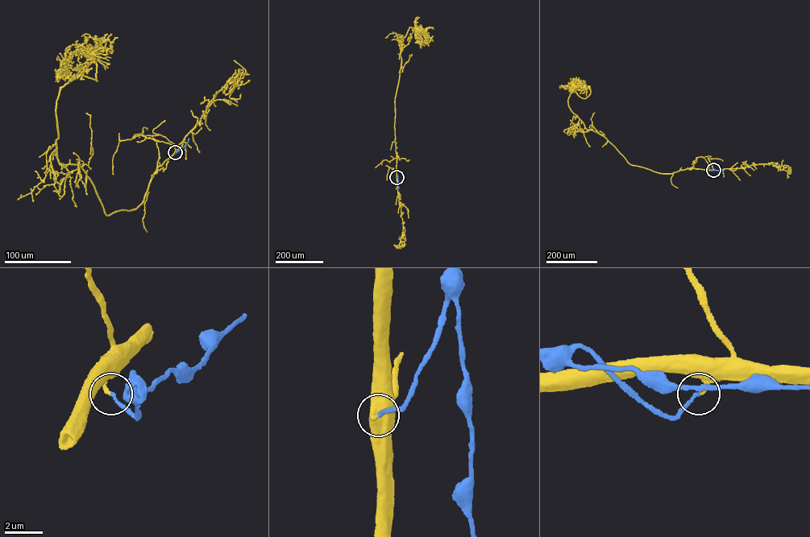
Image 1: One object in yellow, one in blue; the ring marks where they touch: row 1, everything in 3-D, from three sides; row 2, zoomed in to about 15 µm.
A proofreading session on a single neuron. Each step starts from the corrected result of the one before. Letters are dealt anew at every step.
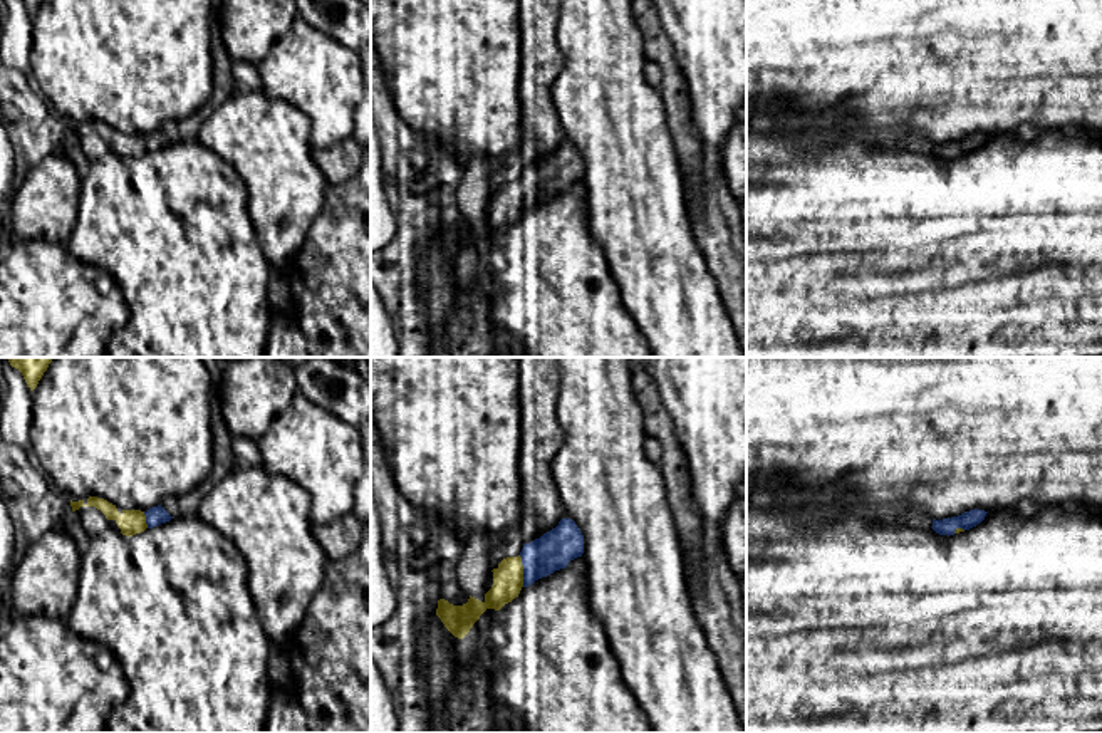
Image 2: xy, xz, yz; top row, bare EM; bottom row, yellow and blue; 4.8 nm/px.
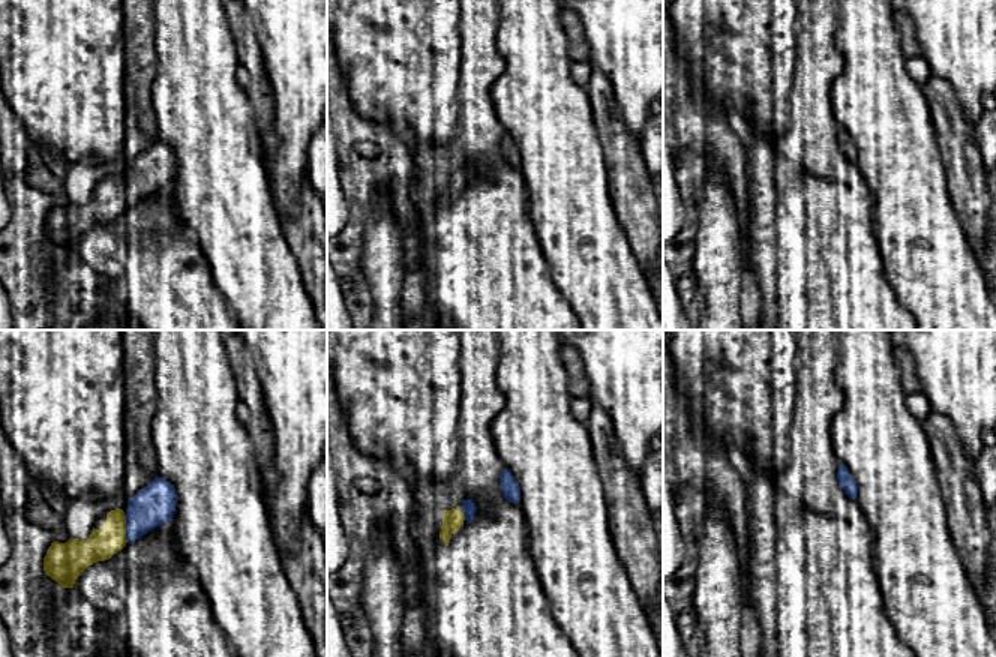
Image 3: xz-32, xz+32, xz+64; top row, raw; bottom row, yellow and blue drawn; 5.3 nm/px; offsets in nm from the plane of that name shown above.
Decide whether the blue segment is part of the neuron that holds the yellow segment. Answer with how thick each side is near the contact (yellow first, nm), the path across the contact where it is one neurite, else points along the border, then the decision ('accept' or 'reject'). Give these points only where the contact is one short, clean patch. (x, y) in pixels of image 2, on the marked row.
calibres 140 and 180 nm; way xz (509, 577), (522, 571), (554, 551); accept

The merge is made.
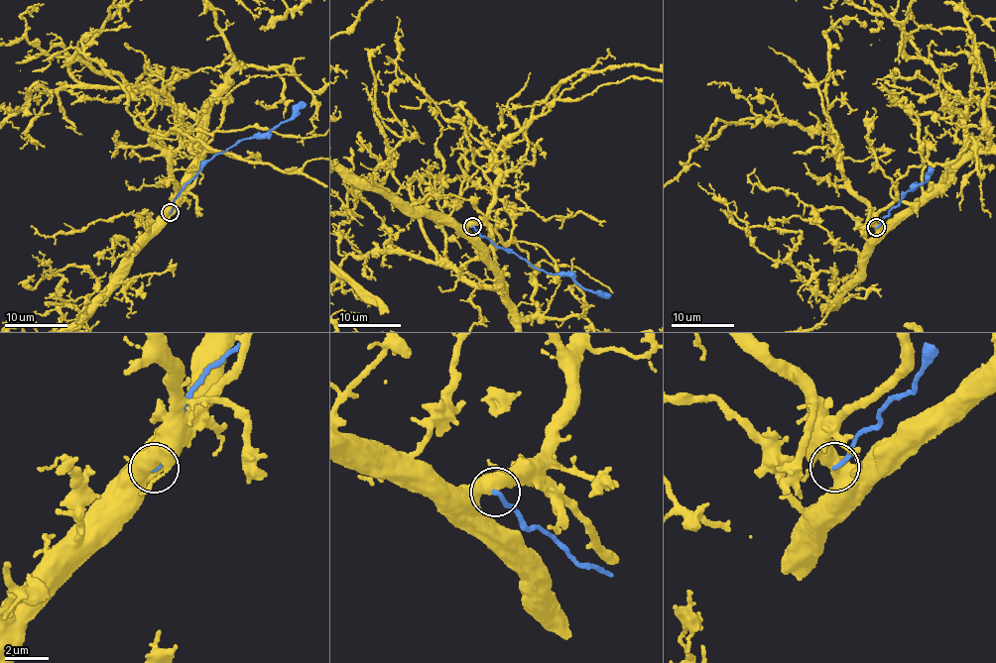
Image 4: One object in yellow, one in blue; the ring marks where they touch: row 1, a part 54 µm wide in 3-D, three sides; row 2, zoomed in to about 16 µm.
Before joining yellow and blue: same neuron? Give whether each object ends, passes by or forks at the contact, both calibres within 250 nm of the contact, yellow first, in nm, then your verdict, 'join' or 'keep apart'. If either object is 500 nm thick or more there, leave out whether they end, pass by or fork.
550 nm thick on the yellow side, 190 nm on the other; keep apart

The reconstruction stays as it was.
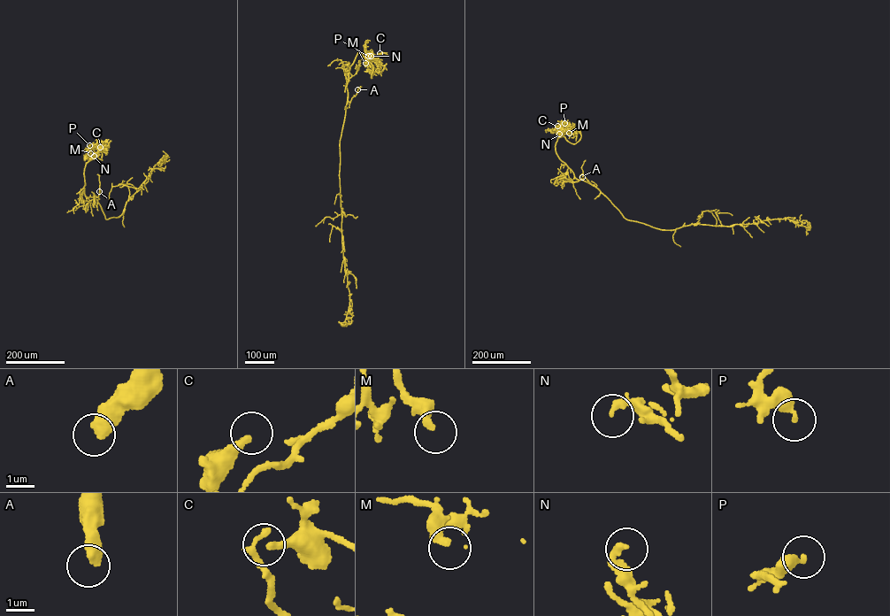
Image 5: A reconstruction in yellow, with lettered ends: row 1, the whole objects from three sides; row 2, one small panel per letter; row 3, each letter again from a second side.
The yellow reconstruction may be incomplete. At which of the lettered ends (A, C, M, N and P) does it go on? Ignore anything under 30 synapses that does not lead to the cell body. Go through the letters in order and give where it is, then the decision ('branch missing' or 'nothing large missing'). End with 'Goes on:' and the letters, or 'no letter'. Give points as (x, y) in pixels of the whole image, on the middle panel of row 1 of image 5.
A: place (357, 89); nothing large missing
C: place (379, 53); nothing large missing
M: place (365, 63); nothing large missing
N: place (371, 56); nothing large missing
P: place (368, 56); nothing large missing
Goes on: no letter

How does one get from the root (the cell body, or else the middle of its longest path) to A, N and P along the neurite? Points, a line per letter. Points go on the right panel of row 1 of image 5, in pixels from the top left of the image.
A: (579, 131), (581, 137), (575, 143), (560, 136), (555, 149), (575, 177), (594, 185), (582, 177)
N: (579, 131), (580, 139), (574, 143), (559, 134)
P: (579, 131), (580, 139), (571, 143), (563, 135), (566, 131), (562, 125), (564, 123)

